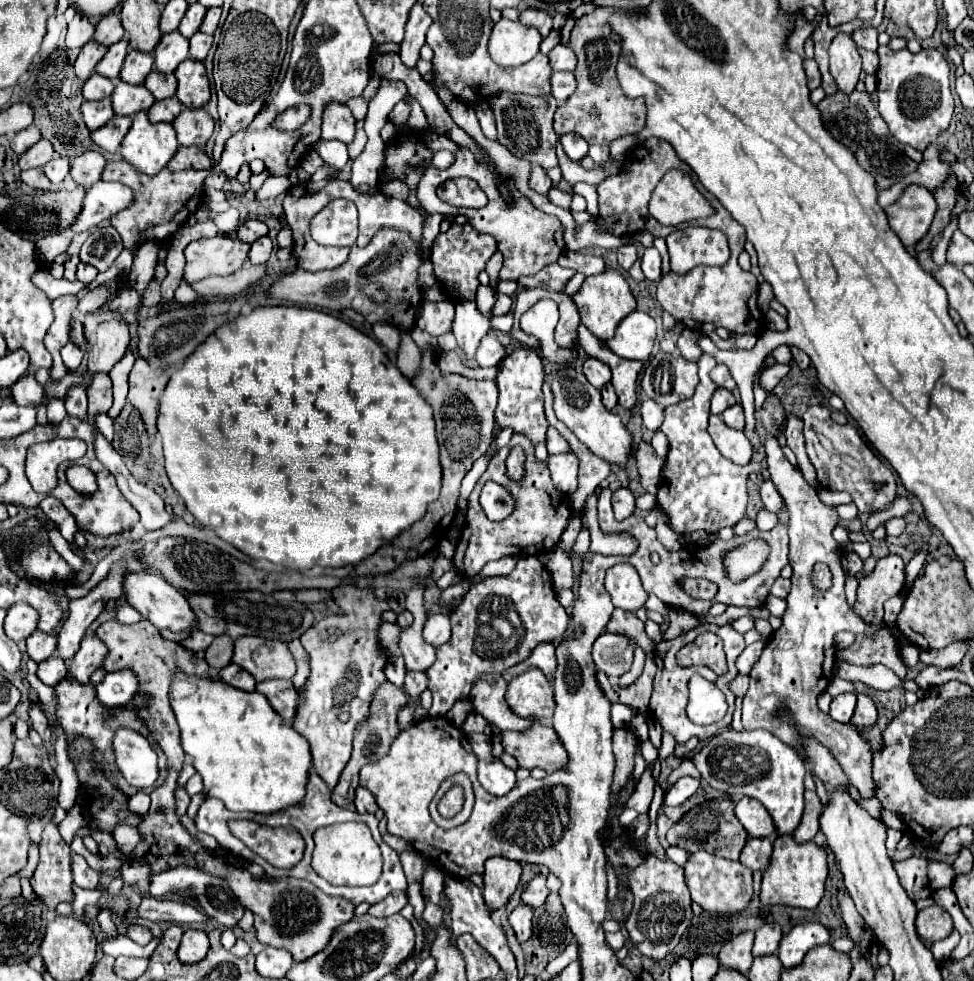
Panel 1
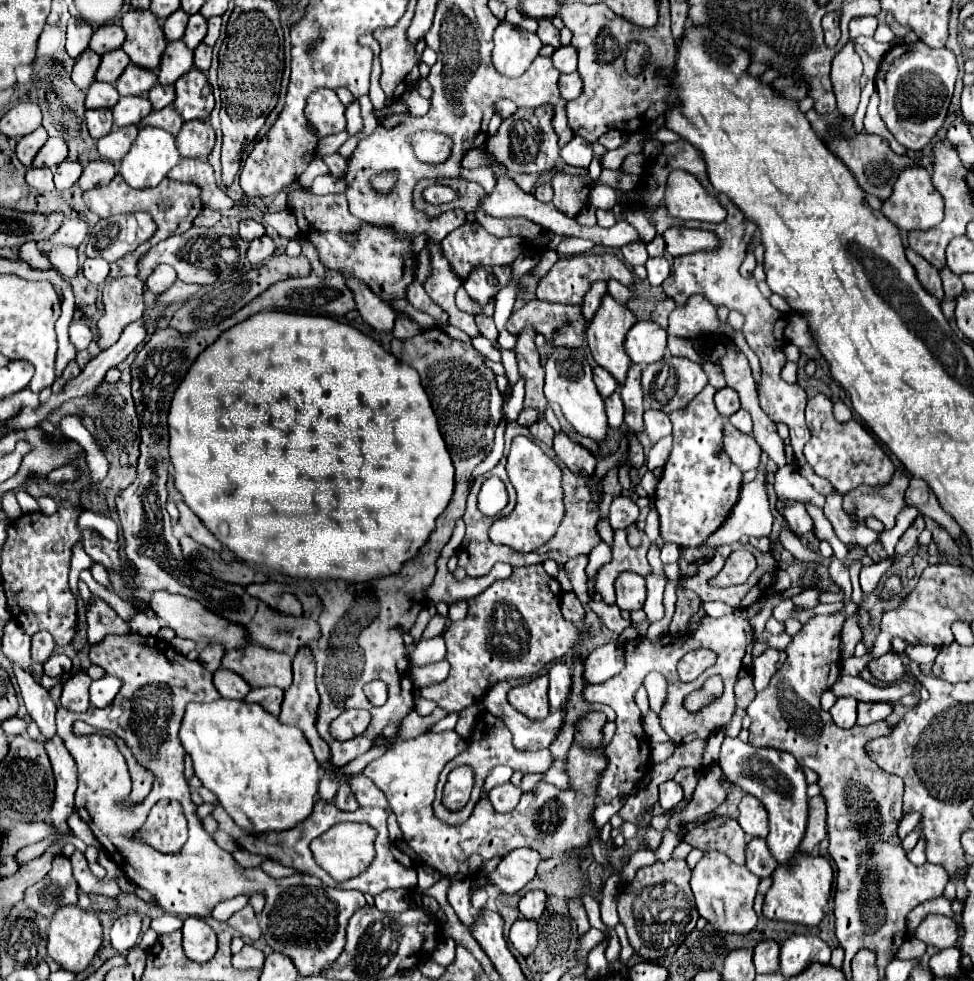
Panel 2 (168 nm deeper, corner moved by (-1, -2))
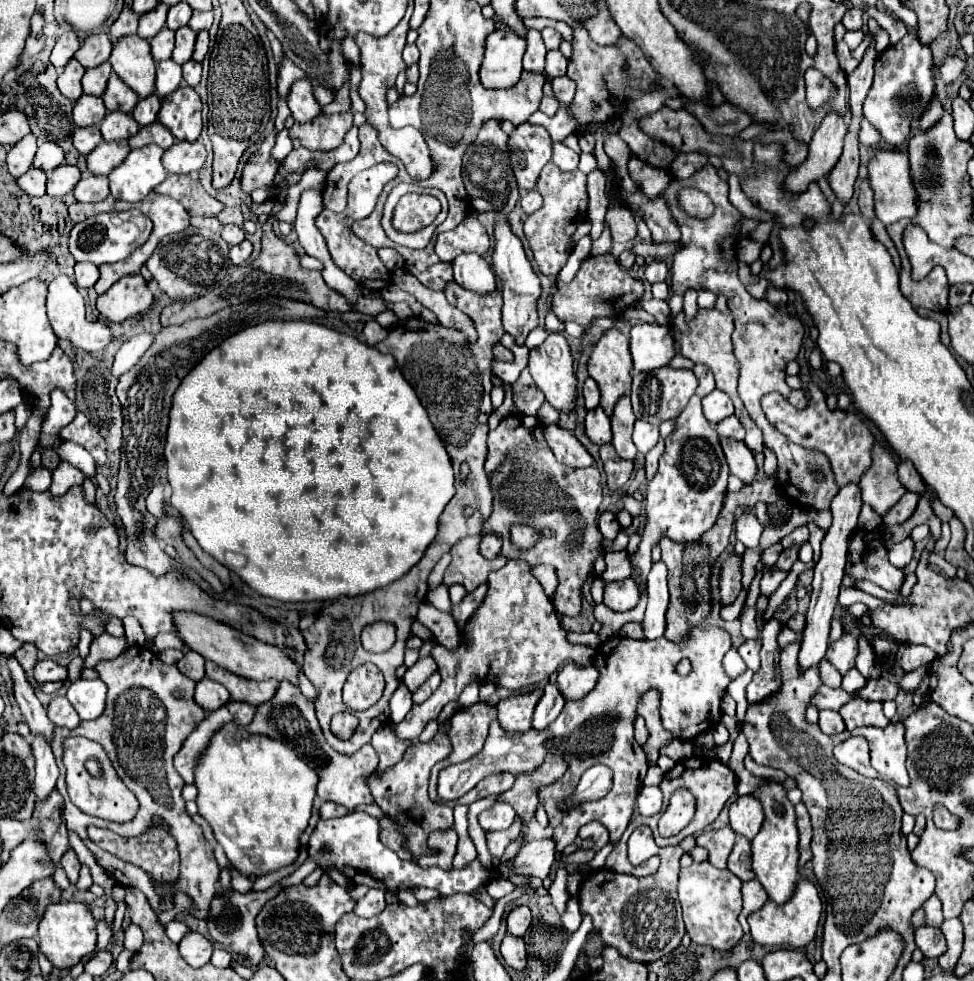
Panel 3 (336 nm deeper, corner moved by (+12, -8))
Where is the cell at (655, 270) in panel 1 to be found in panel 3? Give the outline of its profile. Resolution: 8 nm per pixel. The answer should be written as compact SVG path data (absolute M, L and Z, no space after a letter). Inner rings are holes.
M653 261L653 263L649 263L647 269L645 269L645 279L649 283L667 281L669 279L669 265L665 261Z

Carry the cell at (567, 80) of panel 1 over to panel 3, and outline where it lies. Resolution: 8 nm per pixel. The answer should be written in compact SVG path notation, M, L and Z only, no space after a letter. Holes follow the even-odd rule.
M567 75L565 77L555 77L555 79L551 79L551 85L553 85L555 97L561 103L569 105L573 101L573 97L575 97L575 81L573 79L569 79Z

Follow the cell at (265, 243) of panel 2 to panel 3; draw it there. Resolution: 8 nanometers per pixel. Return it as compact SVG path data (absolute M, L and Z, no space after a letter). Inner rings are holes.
M243 241L243 243L235 245L235 247L231 247L231 253L229 253L229 257L231 257L233 265L241 265L241 263L245 263L245 261L249 259L251 251L253 251L251 243L249 243L249 241Z

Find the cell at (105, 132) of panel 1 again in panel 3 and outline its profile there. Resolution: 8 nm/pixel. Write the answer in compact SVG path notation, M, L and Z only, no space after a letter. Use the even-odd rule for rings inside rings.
M103 141L99 149L93 149L87 155L87 169L93 175L109 175L115 167L123 163L123 159L129 155L131 147L127 141Z

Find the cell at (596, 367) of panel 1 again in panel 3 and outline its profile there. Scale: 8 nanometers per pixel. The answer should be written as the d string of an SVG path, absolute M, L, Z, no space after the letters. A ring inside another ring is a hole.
M587 377L585 385L583 385L583 397L585 397L585 409L587 411L595 409L599 405L599 387L591 377Z

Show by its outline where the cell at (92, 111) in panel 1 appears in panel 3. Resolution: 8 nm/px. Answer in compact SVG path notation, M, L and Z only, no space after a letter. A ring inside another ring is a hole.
M87 127L87 129L75 129L73 133L73 145L81 155L89 155L99 143L103 141L99 127Z

